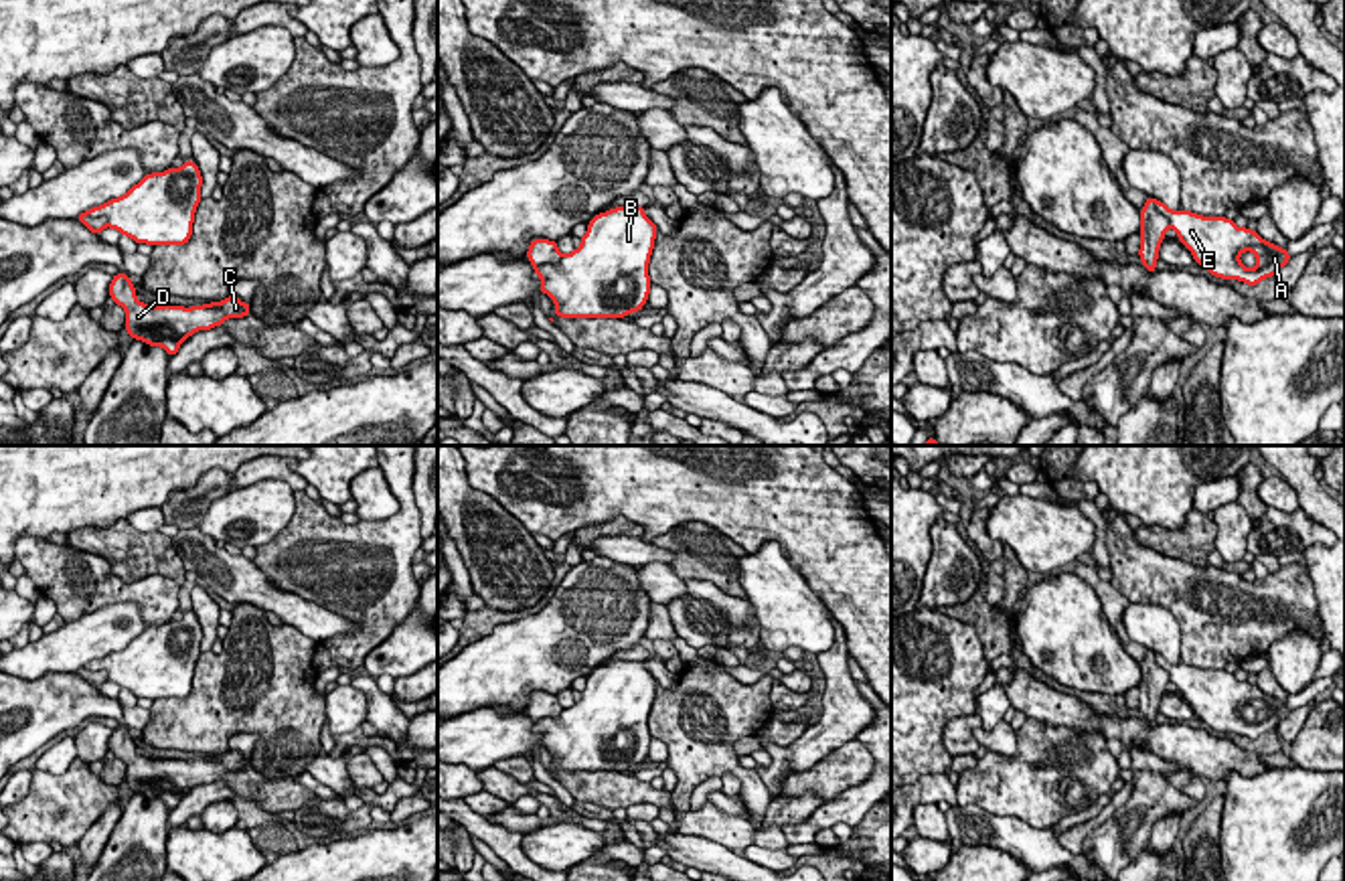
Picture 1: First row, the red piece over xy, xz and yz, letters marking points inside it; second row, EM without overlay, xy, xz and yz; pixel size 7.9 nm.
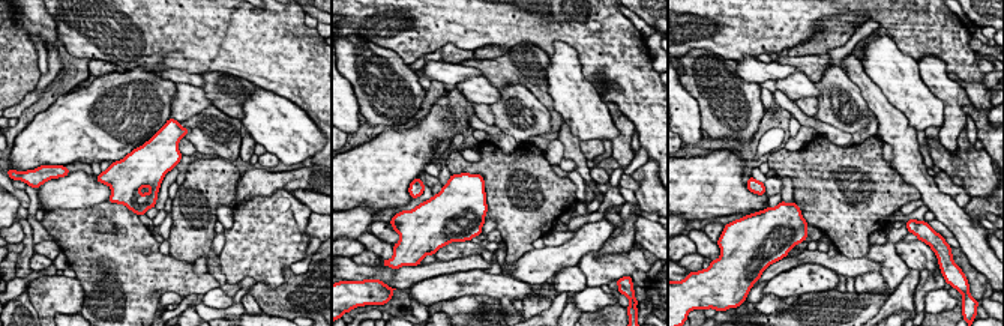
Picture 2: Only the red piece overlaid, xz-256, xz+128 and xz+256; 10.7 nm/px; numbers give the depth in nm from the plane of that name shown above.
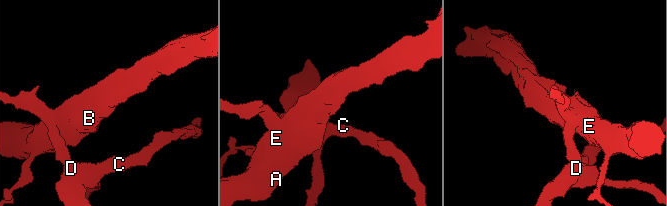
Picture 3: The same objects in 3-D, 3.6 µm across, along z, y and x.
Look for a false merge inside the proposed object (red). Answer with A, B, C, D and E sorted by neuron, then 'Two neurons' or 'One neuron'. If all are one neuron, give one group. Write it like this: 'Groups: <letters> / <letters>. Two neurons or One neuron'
Groups: A B E / C D. Two neurons

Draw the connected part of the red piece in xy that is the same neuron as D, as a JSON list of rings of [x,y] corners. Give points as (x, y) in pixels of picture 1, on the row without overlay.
[[[128,727],[111,731],[109,751],[126,764],[126,784],[134,794],[148,800],[162,800],[168,810],[176,808],[180,798],[199,784],[221,780],[229,772],[249,770],[251,757],[227,749],[221,755],[203,759],[150,759],[142,757]]]

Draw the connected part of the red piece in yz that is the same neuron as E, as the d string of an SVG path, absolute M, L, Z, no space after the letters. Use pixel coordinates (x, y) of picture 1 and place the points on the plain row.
M1155 654L1155 660L1169 672L1193 713L1213 731L1256 739L1276 729L1292 711L1286 703L1264 695L1258 685L1240 683L1232 672L1171 664L1161 654Z

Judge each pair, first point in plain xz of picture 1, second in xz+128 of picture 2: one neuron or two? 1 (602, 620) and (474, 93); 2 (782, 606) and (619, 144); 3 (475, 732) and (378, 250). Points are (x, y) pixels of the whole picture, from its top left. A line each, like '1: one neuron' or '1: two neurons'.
1: two neurons
2: two neurons
3: two neurons

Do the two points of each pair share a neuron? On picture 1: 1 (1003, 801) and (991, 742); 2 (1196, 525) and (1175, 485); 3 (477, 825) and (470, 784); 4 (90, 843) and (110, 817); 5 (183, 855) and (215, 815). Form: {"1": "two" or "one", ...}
{"1": "two", "2": "two", "3": "two", "4": "one", "5": "two"}

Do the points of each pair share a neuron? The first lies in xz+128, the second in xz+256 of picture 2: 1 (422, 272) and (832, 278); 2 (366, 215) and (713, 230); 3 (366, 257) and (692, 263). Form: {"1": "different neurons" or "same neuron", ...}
{"1": "different neurons", "2": "different neurons", "3": "same neuron"}

